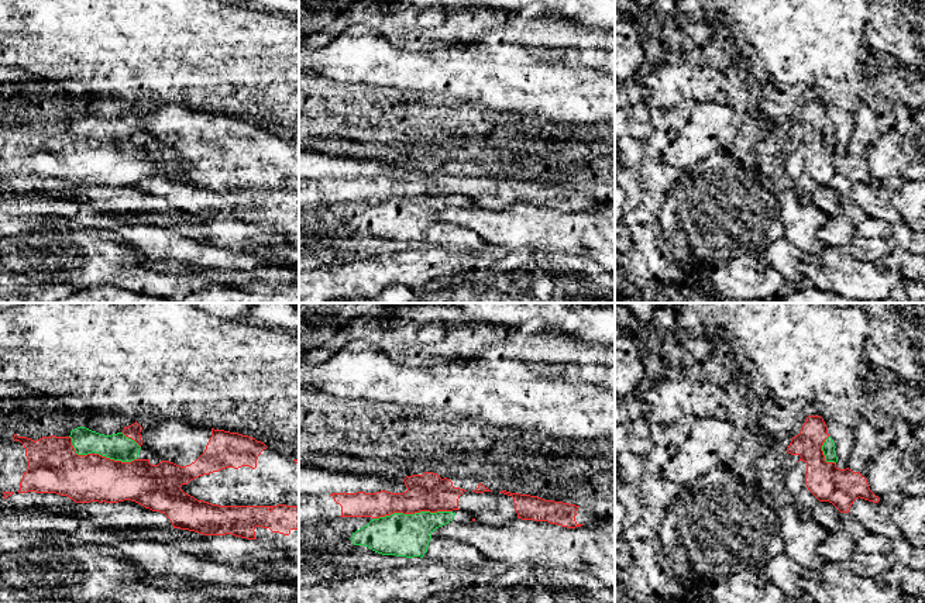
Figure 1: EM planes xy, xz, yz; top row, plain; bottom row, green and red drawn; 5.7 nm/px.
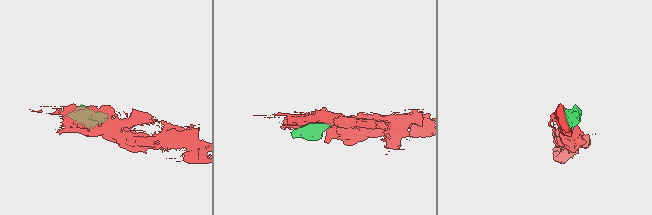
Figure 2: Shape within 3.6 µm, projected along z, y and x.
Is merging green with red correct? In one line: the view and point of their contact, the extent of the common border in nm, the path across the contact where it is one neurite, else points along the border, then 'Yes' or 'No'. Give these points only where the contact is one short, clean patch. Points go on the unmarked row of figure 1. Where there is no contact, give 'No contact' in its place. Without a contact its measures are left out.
Touches green at xz (412, 199). Shared border 460 nm. Yes

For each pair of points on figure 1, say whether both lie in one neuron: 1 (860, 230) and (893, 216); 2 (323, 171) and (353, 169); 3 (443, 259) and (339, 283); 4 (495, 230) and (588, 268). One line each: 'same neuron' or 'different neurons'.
1: different neurons
2: same neuron
3: same neuron
4: different neurons

